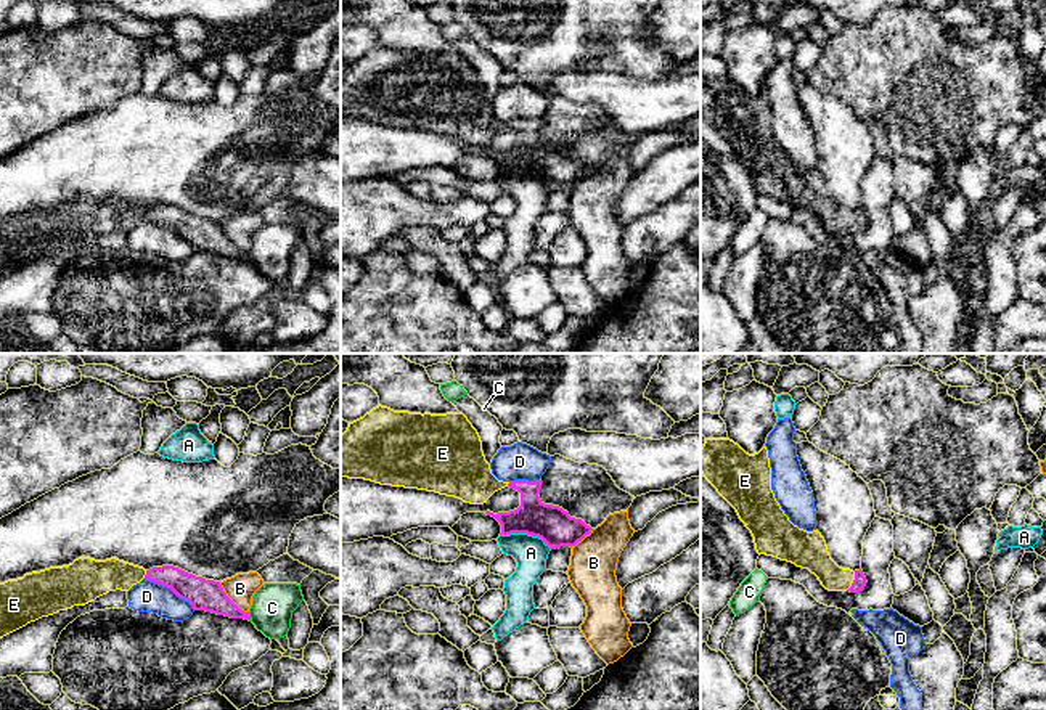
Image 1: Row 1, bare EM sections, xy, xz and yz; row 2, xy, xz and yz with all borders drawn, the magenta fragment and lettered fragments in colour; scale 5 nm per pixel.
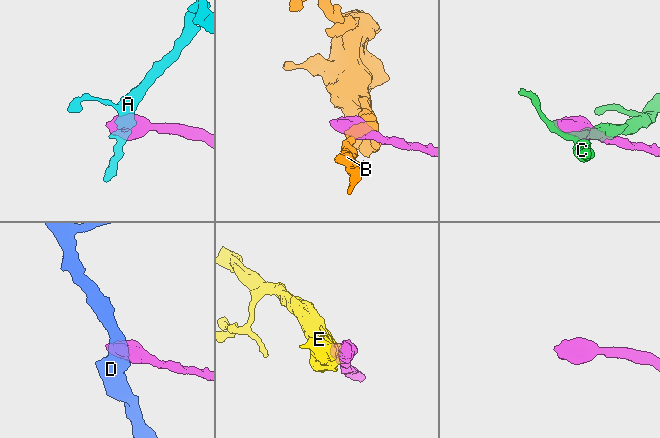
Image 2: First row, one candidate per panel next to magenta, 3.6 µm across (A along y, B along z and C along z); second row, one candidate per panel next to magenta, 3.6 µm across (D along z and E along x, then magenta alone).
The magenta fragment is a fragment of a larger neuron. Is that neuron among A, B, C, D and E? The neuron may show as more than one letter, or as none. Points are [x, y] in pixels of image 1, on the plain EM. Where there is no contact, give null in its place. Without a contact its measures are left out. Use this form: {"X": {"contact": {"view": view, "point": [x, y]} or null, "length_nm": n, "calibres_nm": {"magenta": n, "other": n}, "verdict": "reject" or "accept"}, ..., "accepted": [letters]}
{"A": {"contact": {"view": "xz", "point": [526, 172]}, "length_nm": 280, "calibres_nm": {"magenta": 180, "other": 170}, "verdict": "reject"}, "B": {"contact": {"view": "xy", "point": [230, 240]}, "length_nm": 220, "calibres_nm": {"magenta": 160, "other": 140}, "verdict": "reject"}, "C": {"contact": {"view": "xy", "point": [249, 257]}, "length_nm": 50, "calibres_nm": {"magenta": 160, "other": 220}, "verdict": "reject"}, "D": {"contact": {"view": "xy", "point": [171, 228]}, "length_nm": 300, "calibres_nm": {"magenta": 160, "other": 160}, "verdict": "reject"}, "E": {"contact": {"view": "yz", "point": [853, 222]}, "length_nm": 110, "calibres_nm": {"magenta": 70, "other": 150}, "verdict": "accept"}, "accepted": ["E"]}

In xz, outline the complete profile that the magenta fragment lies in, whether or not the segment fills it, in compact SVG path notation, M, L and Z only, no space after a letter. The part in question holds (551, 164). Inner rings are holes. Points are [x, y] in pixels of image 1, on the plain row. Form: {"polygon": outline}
{"polygon": "M376 47L363 58L349 63L341 75L341 117L365 119L381 125L405 127L455 137L471 145L484 145L498 130L509 127L521 133L521 146L509 153L487 156L501 165L500 175L527 173L538 177L551 190L575 186L591 167L582 159L570 157L559 146L540 140L541 120L498 120L485 101L477 71L463 53L431 55L394 51Z"}

